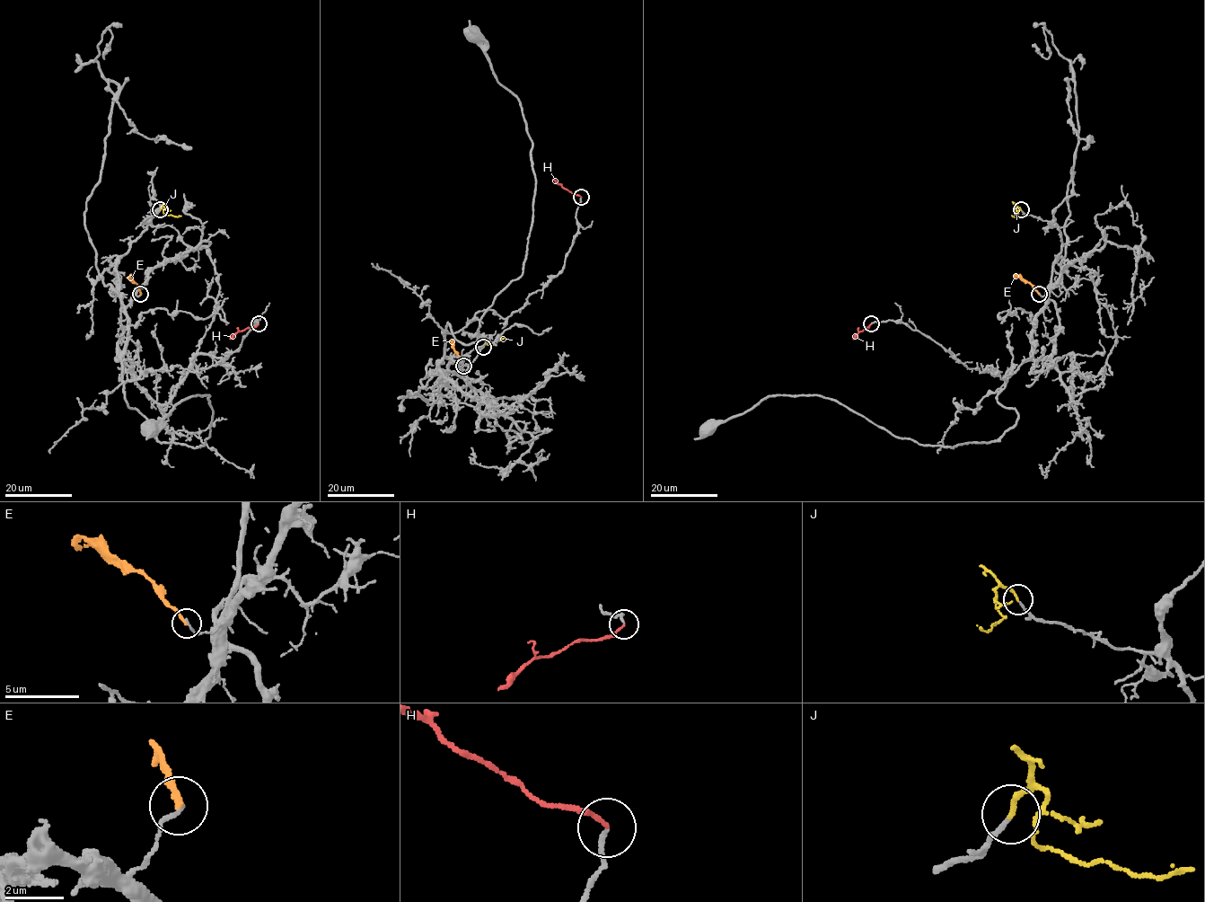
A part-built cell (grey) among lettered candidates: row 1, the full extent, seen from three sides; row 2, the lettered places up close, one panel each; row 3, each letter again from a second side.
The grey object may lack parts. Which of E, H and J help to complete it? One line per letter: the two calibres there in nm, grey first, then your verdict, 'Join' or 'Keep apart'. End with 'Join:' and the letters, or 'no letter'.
E: Thickness 150 nm (grey) against 220 nm. Keep apart
H: Thickness 140 nm (grey) against 130 nm. Join
J: Thickness 150 nm (grey) against 170 nm. Join
Join: H, J

